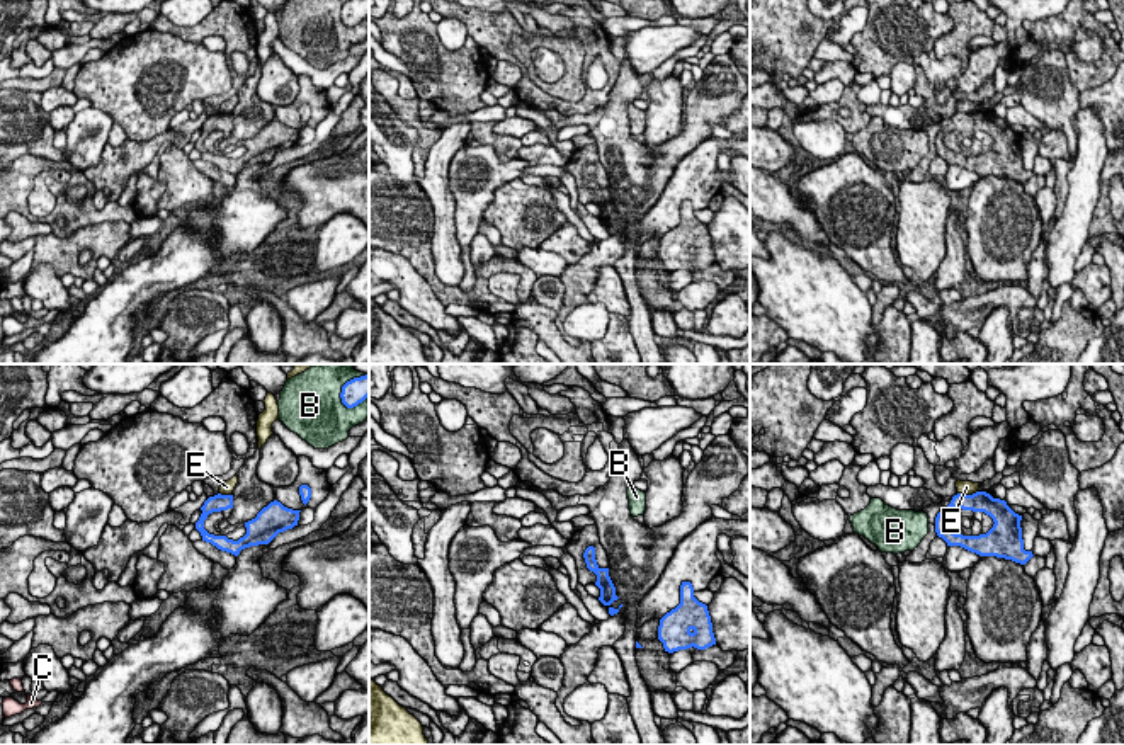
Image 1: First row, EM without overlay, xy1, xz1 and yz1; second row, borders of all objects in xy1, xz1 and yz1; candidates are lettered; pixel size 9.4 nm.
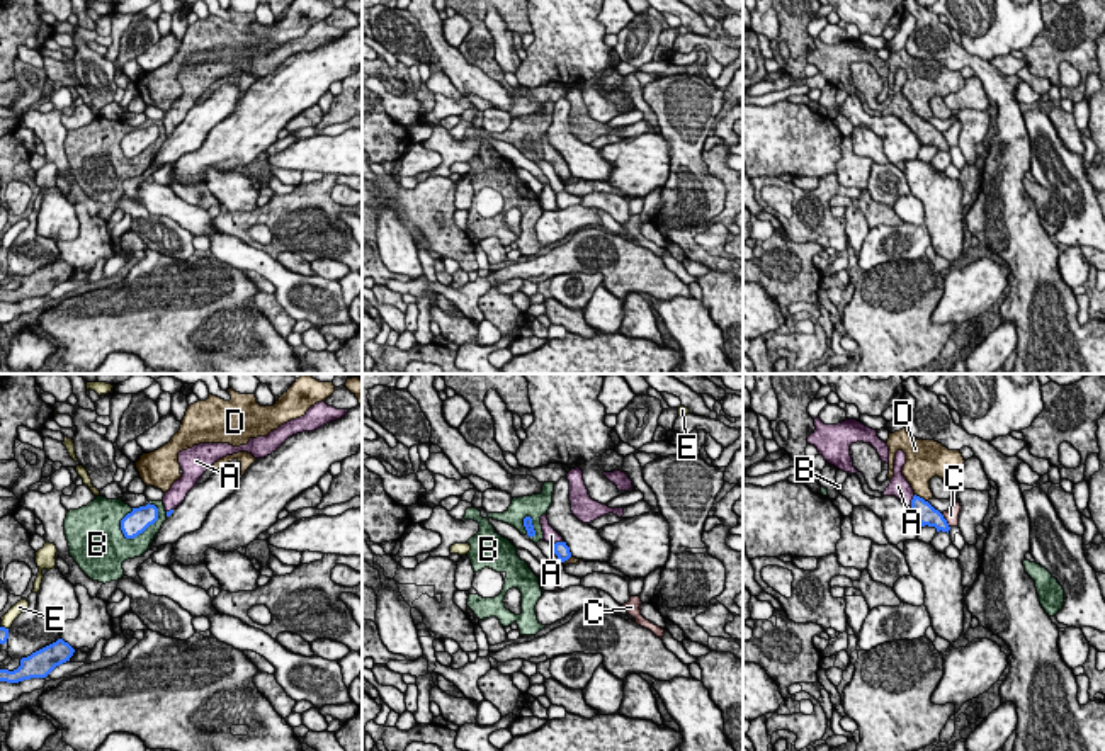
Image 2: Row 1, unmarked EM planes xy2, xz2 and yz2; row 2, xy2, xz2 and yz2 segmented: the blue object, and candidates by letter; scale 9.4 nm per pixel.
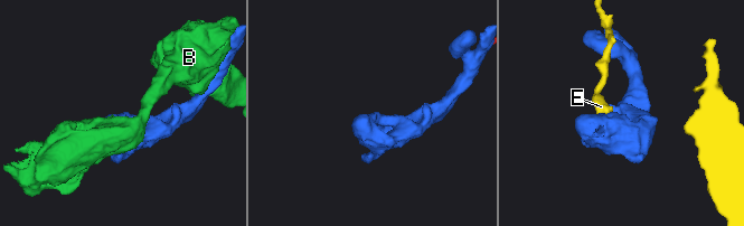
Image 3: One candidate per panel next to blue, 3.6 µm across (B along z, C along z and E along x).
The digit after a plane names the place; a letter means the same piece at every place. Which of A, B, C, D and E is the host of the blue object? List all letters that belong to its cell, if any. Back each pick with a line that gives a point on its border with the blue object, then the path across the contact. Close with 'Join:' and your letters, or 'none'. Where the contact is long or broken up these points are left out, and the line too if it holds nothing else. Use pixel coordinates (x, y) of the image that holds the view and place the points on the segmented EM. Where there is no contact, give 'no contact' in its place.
A: contact yz2 (912, 502); way yz2 (927, 515), (912, 502), (898, 486)
Join: A

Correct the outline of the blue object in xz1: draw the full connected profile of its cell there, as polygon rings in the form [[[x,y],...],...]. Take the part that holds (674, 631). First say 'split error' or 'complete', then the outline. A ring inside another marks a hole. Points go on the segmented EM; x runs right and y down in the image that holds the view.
complete | [[[682,582],[680,604],[660,619],[658,640],[668,653],[716,645],[707,606],[694,597],[690,582]]]

